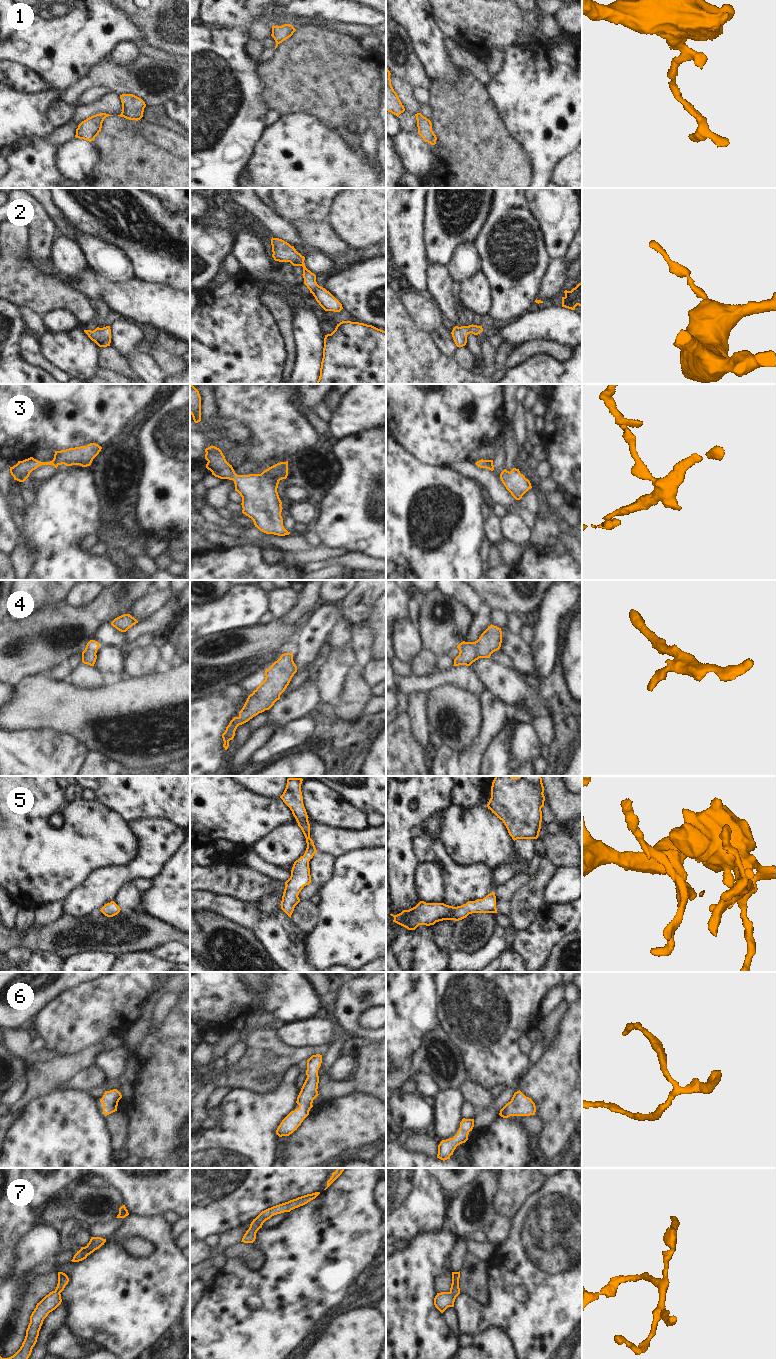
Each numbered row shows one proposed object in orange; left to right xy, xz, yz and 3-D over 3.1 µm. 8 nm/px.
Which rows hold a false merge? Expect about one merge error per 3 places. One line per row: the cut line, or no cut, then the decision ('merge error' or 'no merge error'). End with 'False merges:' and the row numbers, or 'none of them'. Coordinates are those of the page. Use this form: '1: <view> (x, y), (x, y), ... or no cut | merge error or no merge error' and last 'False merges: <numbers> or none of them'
1: no cut | no merge error
2: no cut | no merge error
3: no cut | no merge error
4: no cut | no merge error
5: no cut | no merge error
6: no cut | no merge error
7: no cut | no merge error
False merges: none of them

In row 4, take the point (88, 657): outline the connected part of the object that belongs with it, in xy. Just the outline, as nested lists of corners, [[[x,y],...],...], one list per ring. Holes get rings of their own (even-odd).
[[[90,640],[86,645],[85,650],[82,652],[82,662],[94,666],[97,659],[96,653],[99,647],[100,645],[97,641]]]

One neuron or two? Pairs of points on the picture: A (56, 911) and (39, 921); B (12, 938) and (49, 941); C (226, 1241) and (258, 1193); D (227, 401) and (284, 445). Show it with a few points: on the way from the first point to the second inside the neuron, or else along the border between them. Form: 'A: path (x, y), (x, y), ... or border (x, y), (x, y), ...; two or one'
A: path (52, 911), (43, 917); one
B: path (21, 941), (40, 941); one
C: border (252, 1219), (218, 1234); two
D: path (241, 402), (270, 431); one

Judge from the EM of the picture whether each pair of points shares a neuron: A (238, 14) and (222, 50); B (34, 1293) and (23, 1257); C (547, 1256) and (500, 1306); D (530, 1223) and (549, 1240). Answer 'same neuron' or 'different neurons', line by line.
A: different neurons
B: different neurons
C: same neuron
D: same neuron

